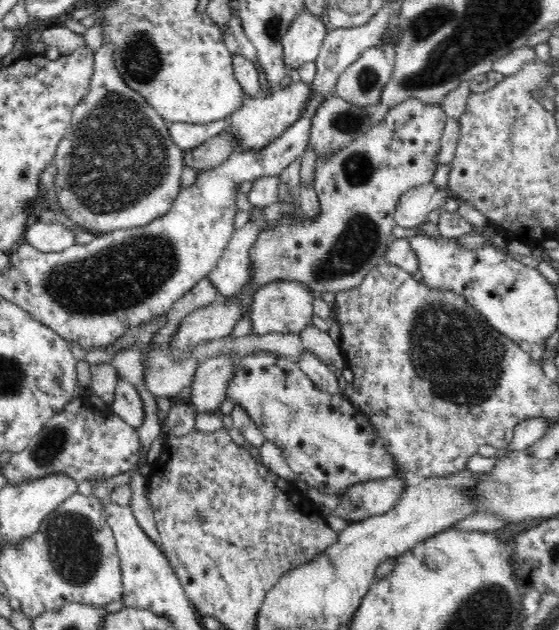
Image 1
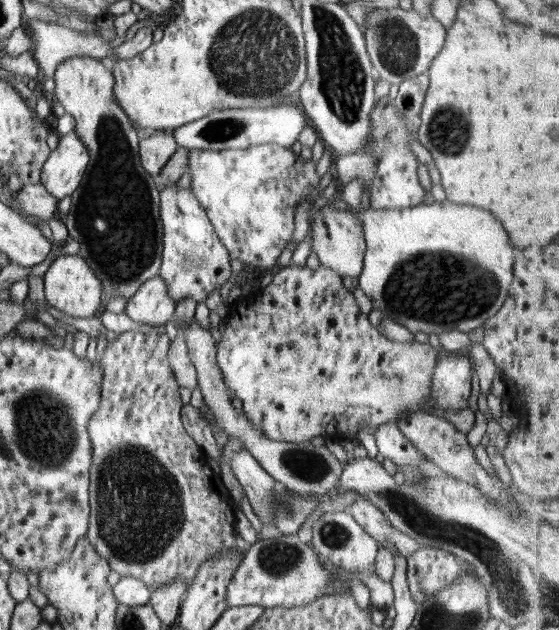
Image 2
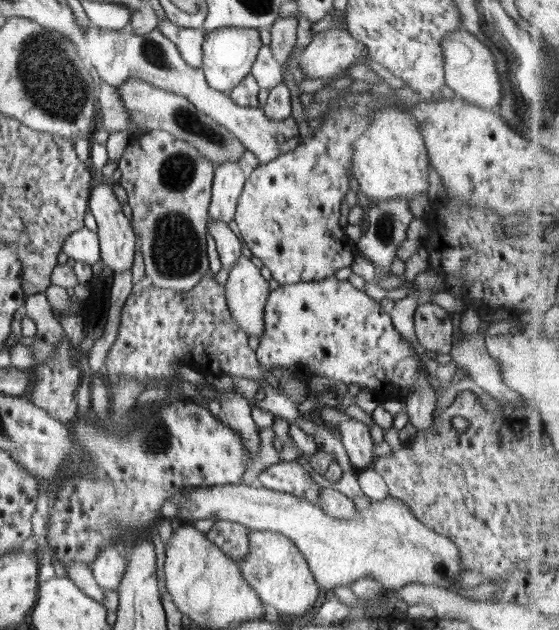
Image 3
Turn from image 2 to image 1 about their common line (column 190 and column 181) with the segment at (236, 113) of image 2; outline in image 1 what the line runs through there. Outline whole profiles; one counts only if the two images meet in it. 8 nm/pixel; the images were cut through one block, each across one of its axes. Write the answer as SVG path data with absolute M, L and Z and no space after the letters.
M226 119L216 120L210 124L173 122L169 128L169 135L183 151L192 150L209 138L220 134L224 130L225 122Z

